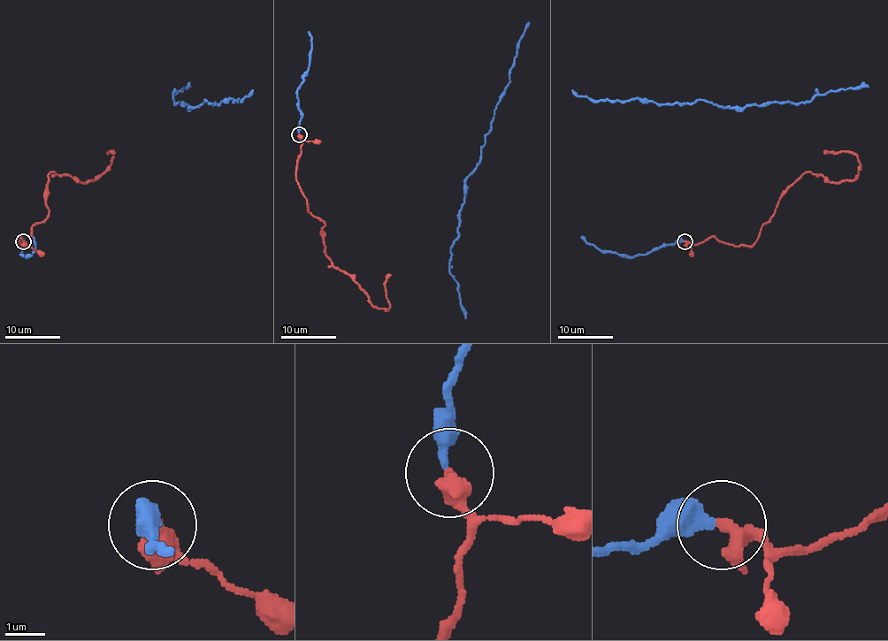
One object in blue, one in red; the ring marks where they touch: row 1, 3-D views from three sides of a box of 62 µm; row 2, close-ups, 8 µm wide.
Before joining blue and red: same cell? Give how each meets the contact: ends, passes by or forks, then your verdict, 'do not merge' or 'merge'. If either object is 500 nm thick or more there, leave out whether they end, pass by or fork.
blue ends; red passes by; merge

